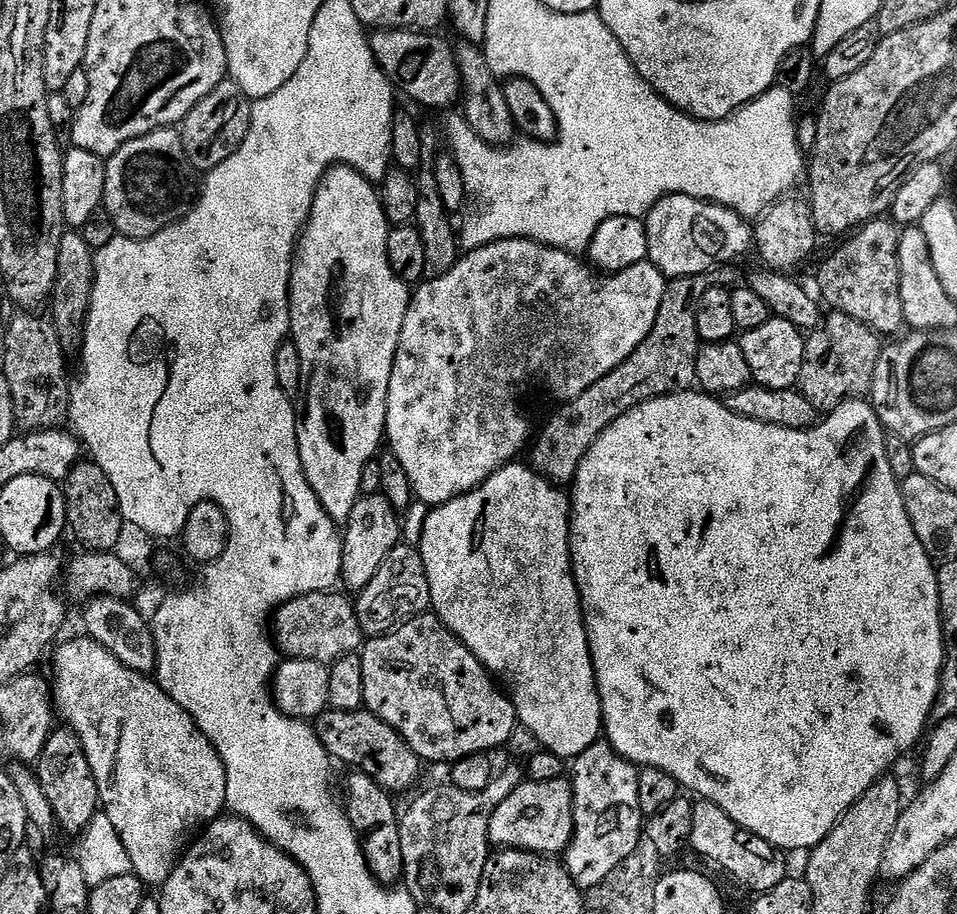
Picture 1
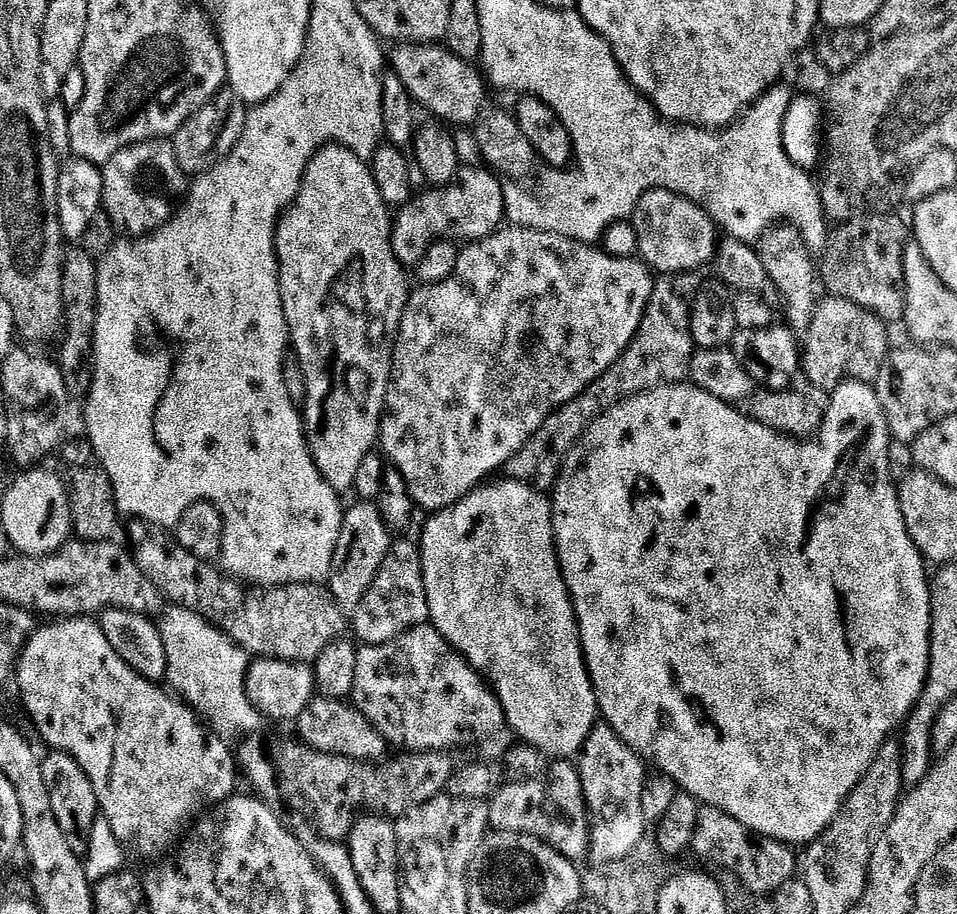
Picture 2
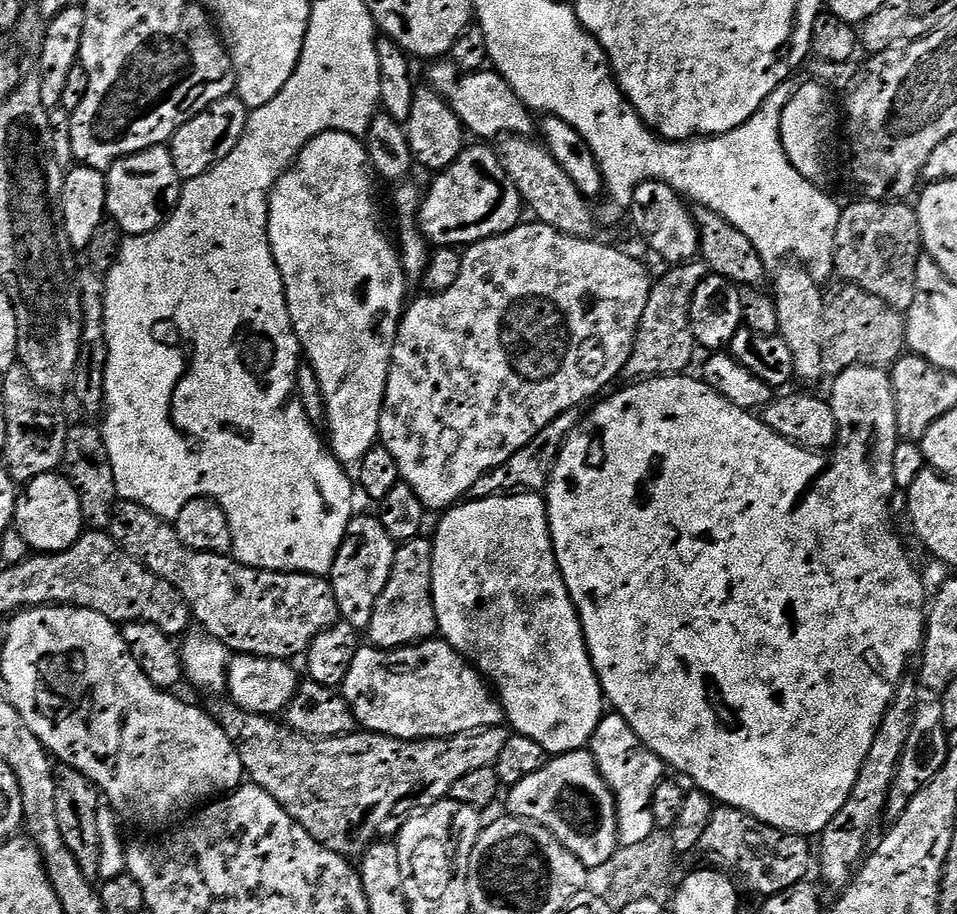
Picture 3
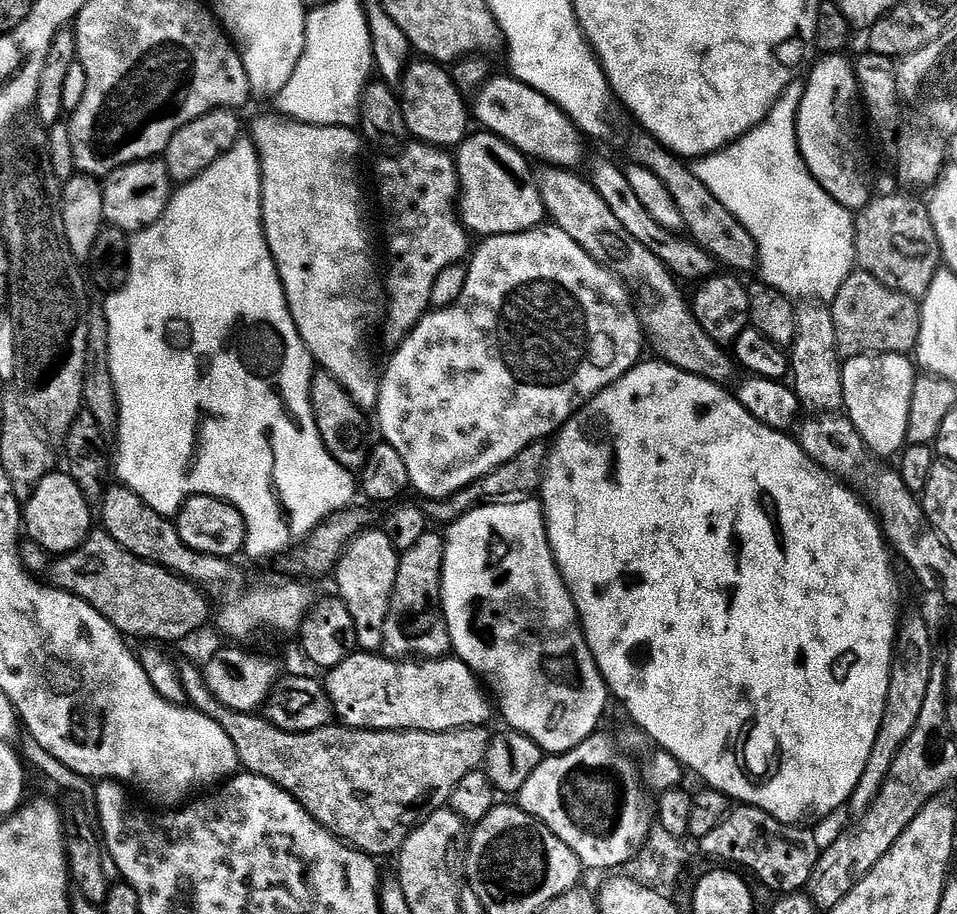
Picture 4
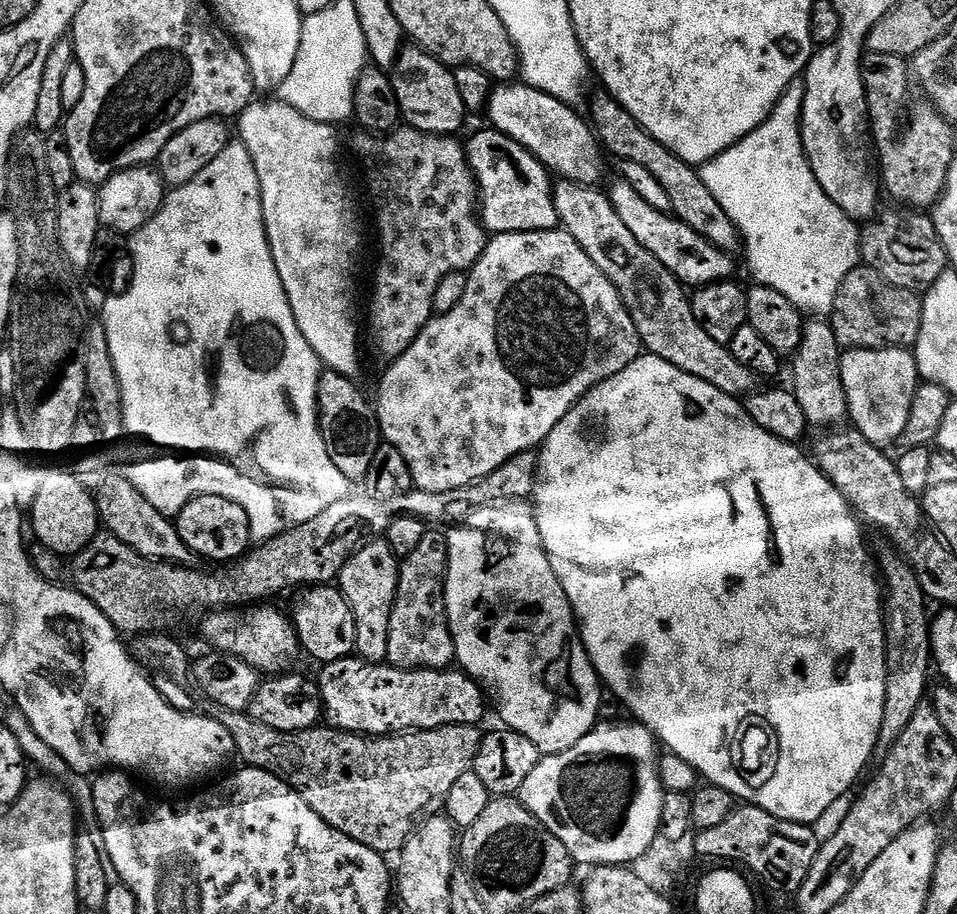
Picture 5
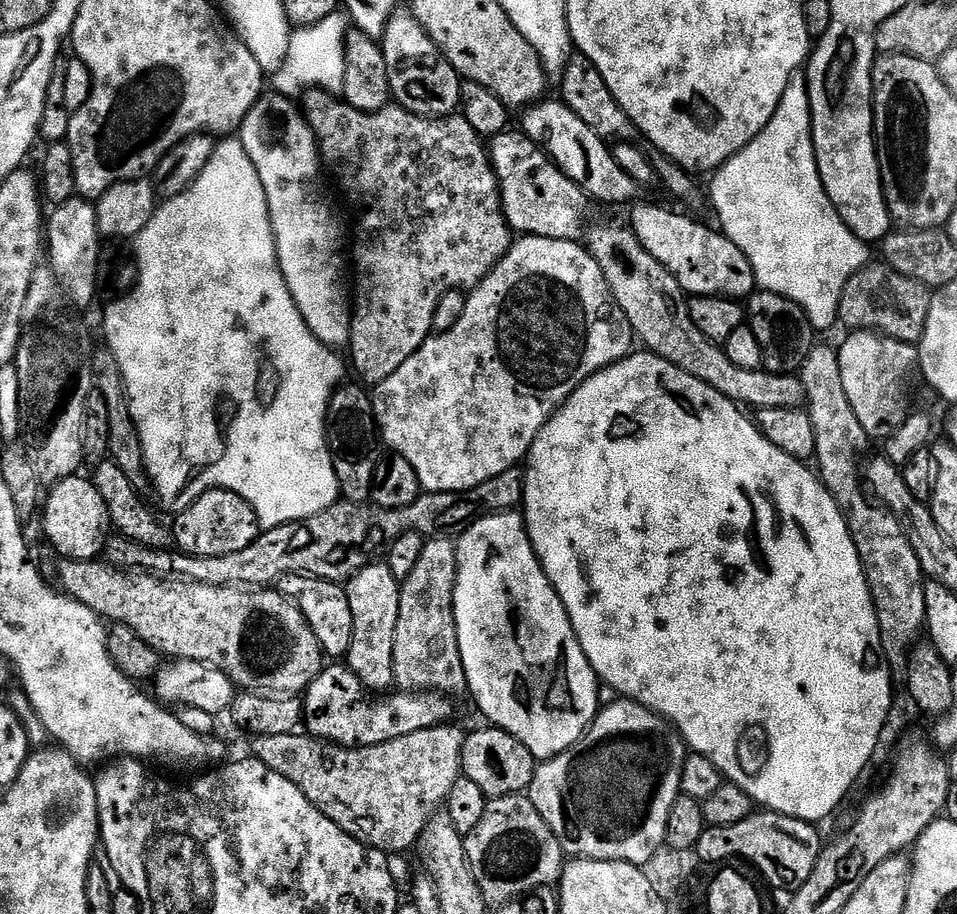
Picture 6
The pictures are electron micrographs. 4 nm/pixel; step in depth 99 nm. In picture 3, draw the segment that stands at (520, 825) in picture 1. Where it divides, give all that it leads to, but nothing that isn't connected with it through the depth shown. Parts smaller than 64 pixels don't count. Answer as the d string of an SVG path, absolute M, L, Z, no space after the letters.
M591 751L561 752L553 755L548 763L542 766L542 770L538 770L538 774L530 774L530 778L522 778L522 782L511 785L507 789L506 800L507 796L507 811L511 815L523 820L532 820L550 830L554 838L558 838L558 842L562 842L562 846L566 846L566 850L570 850L570 854L582 861L587 869L610 862L612 855L621 847L616 799L608 789L608 783L602 778Z

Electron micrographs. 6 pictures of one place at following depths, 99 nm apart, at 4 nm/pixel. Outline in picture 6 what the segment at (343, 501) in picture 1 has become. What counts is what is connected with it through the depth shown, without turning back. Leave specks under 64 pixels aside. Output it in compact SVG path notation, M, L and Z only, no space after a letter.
M279 94L261 95L256 101L256 105L246 114L246 118L238 125L238 142L246 150L246 154L250 154L250 162L254 162L254 170L258 170L258 178L262 182L262 186L266 190L266 202L268 203L268 213L270 214L270 222L272 223L272 233L274 234L274 242L276 243L276 253L278 254L278 262L282 274L286 278L286 286L290 290L290 294L294 298L294 302L298 306L298 310L302 314L302 318L306 322L306 326L310 326L310 330L316 335L323 344L327 344L333 350L340 350L340 347L347 345L352 338L352 309L353 301L350 299L350 284L344 281L344 267L349 267L350 260L344 257L344 251L349 251L350 240L348 244L348 236L344 233L344 224L336 217L336 208L332 205L332 200L328 197L328 188L324 185L324 176L320 173L322 169L322 157L320 155L320 142L316 138L316 131L312 129L311 123L295 108L293 101L287 96Z

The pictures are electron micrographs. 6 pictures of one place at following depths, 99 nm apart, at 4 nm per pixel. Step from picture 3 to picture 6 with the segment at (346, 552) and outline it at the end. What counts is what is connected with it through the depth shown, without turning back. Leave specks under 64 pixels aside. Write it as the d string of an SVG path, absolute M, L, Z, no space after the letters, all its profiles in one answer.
M368 562L359 568L353 576L346 581L346 591L350 602L350 614L354 614L354 634L350 642L350 650L346 657L347 667L358 674L361 681L374 688L374 686L391 687L396 679L394 670L394 630L398 630L398 606L400 605L401 581L389 570L387 563Z

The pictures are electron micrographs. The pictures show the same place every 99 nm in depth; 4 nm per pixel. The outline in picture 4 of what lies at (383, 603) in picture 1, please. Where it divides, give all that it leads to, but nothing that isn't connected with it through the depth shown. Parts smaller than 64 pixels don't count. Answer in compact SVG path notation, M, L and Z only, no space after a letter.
M429 530L422 538L418 538L415 546L410 546L400 557L398 578L394 582L394 594L390 602L390 614L386 618L384 631L383 655L393 659L423 658L426 660L439 660L452 652L452 639L448 623L444 617L444 604L440 601L440 579L444 565L444 536Z

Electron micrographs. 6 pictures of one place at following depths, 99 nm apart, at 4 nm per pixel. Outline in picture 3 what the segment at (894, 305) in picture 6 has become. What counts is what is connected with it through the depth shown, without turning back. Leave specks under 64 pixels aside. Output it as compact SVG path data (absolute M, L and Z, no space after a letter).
M844 286L833 300L831 297L822 342L822 362L829 377L857 366L891 366L905 355L907 342L905 313L882 302L882 298L855 286Z

